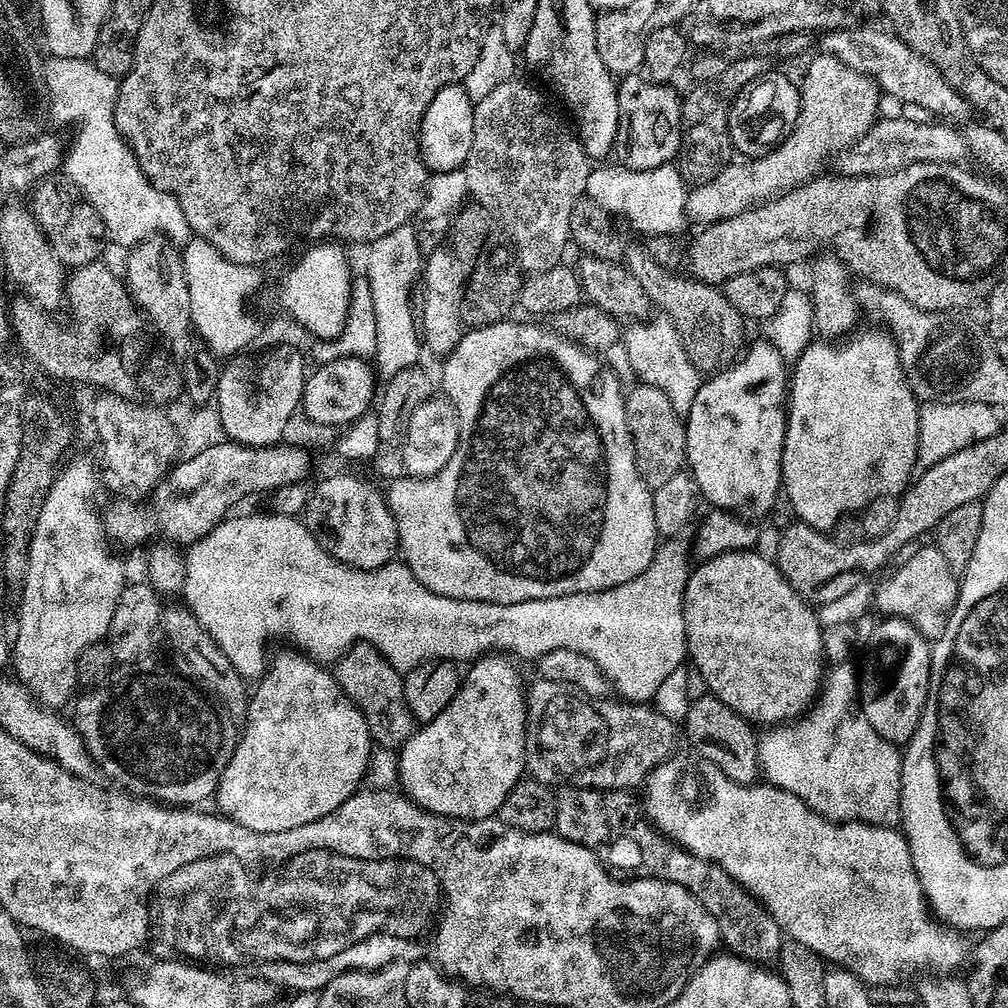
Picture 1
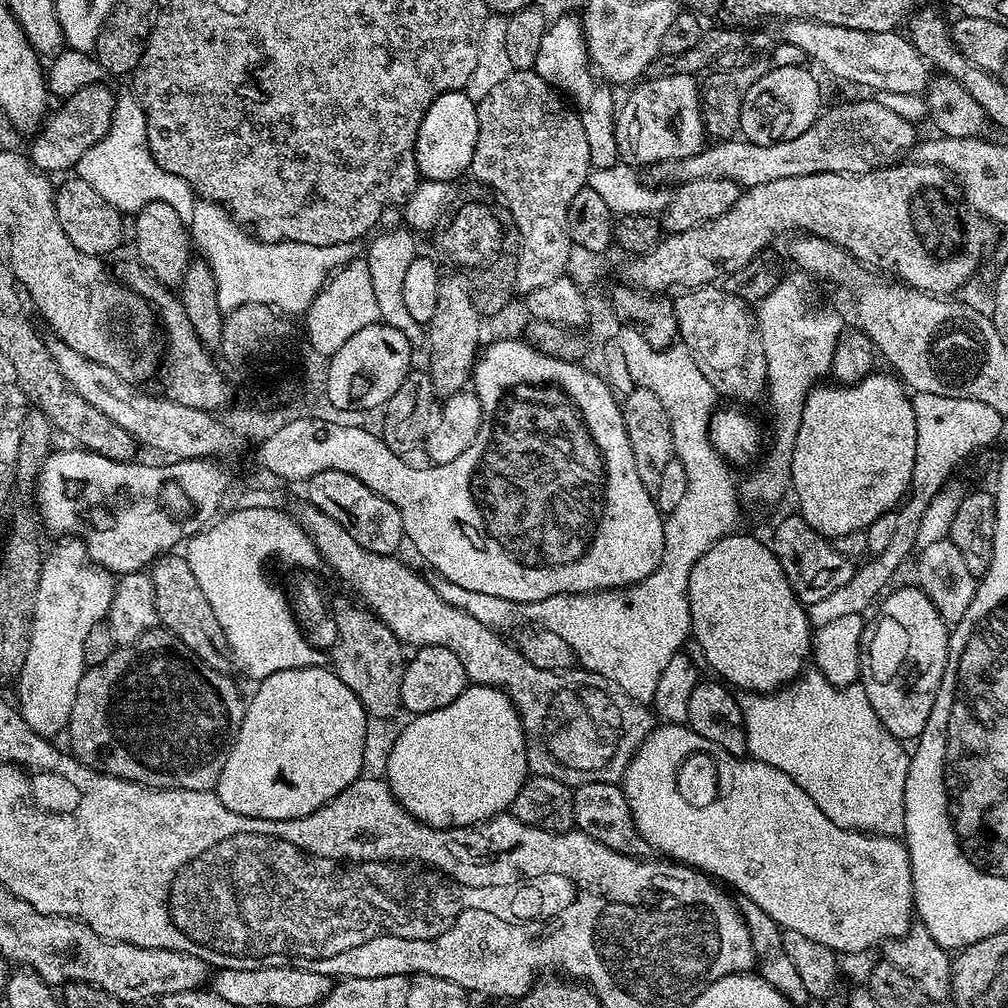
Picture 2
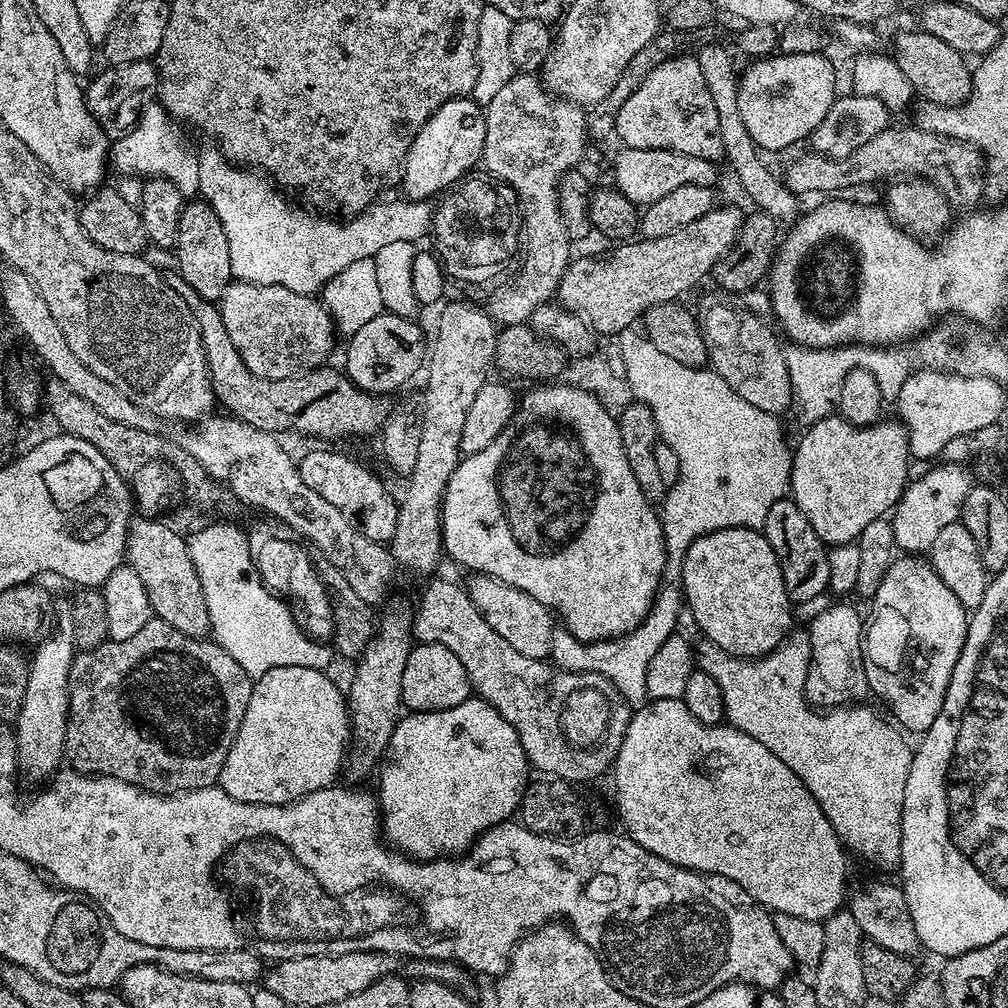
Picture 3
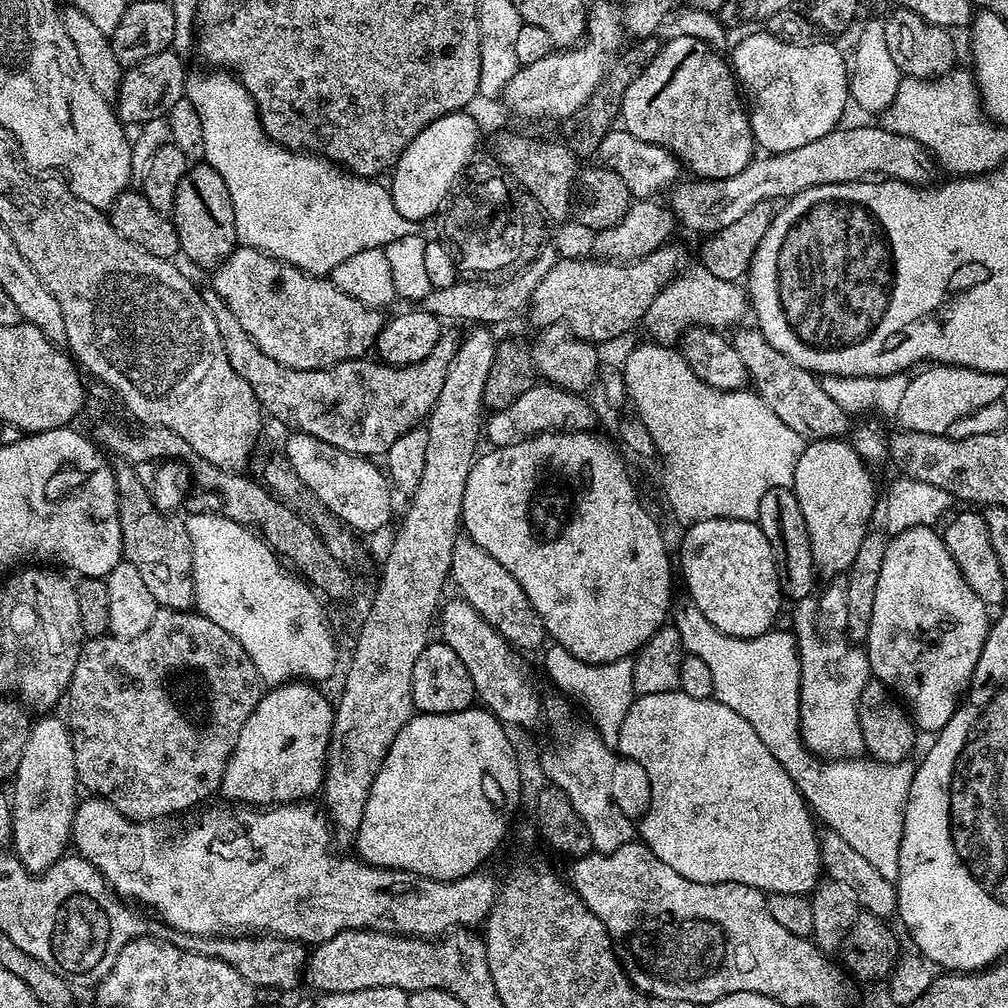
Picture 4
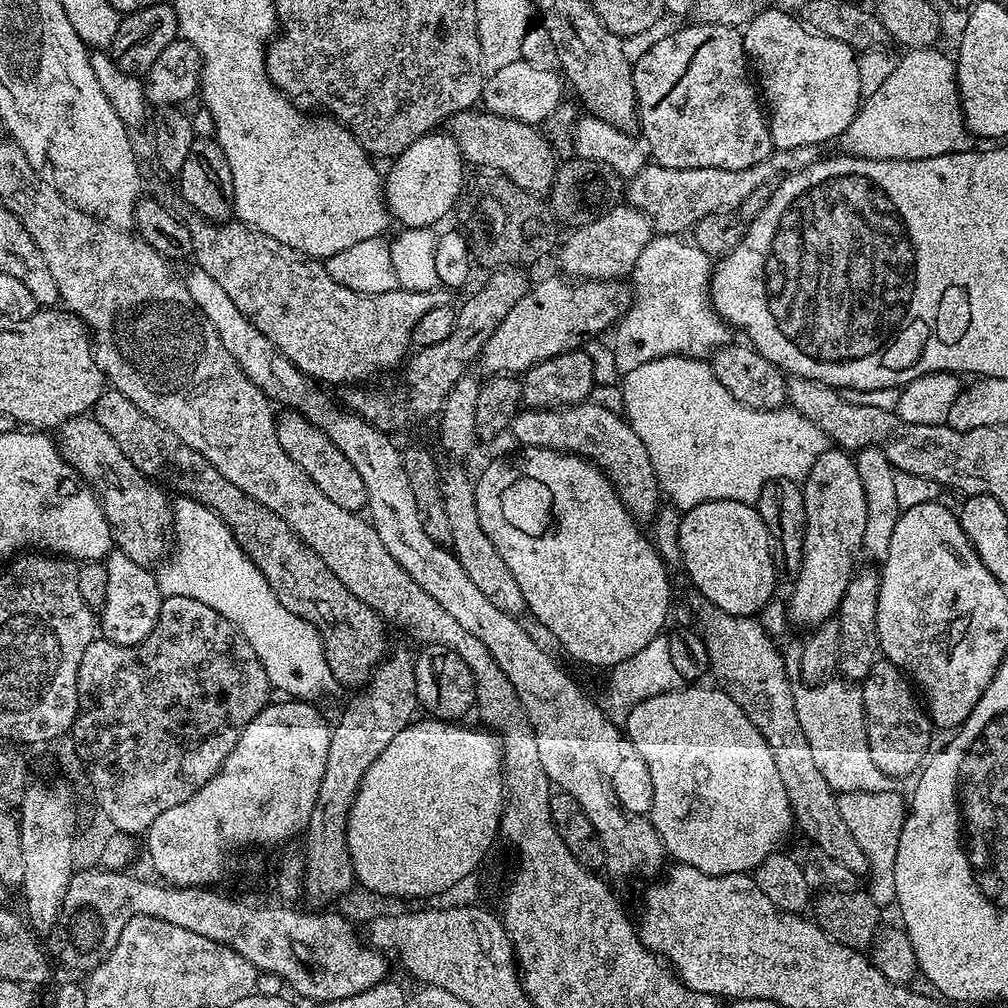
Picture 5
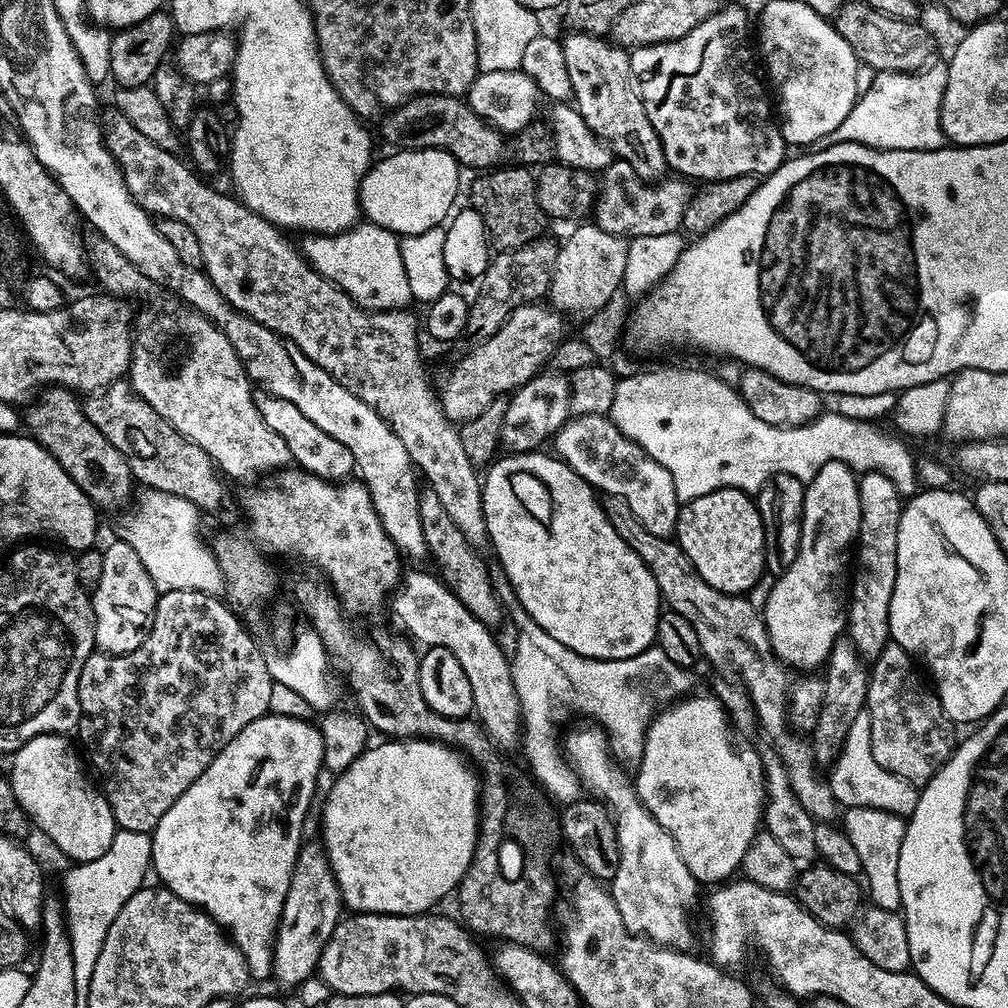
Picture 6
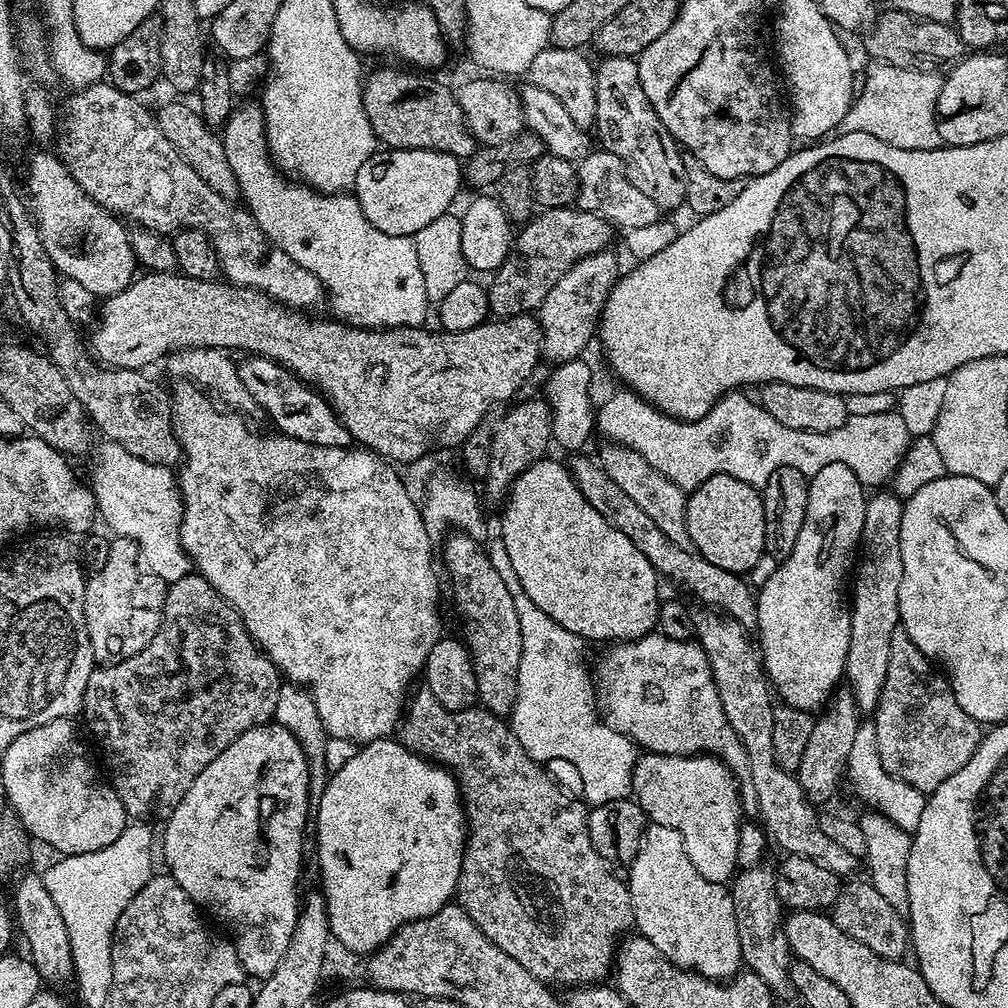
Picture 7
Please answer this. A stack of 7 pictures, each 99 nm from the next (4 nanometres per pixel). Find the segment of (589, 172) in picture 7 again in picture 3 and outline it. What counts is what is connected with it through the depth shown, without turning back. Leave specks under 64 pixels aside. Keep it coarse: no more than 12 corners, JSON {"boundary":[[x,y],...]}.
{"boundary":[[889,126],[843,158],[798,157],[800,198],[875,180],[929,180],[957,209],[984,192],[986,160],[961,140]]}

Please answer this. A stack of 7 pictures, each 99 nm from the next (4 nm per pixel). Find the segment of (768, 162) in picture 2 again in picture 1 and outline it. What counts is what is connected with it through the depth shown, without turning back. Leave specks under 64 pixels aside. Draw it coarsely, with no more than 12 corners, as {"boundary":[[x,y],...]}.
{"boundary":[[880,118],[835,157],[835,171],[873,176],[911,164],[964,164],[948,122]]}

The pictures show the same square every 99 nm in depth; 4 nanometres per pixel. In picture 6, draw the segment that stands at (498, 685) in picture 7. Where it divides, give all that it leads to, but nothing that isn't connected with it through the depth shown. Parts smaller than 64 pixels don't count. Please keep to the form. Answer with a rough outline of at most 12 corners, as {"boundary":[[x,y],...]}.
{"boundary":[[420,493],[420,521],[443,579],[483,624],[506,609],[477,548],[438,494]]}

